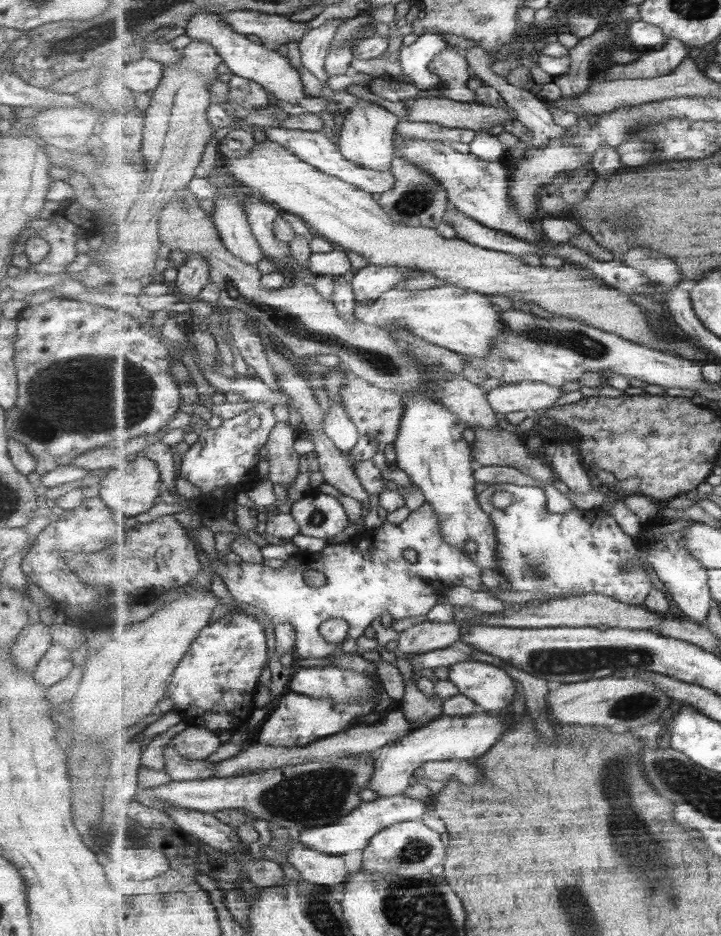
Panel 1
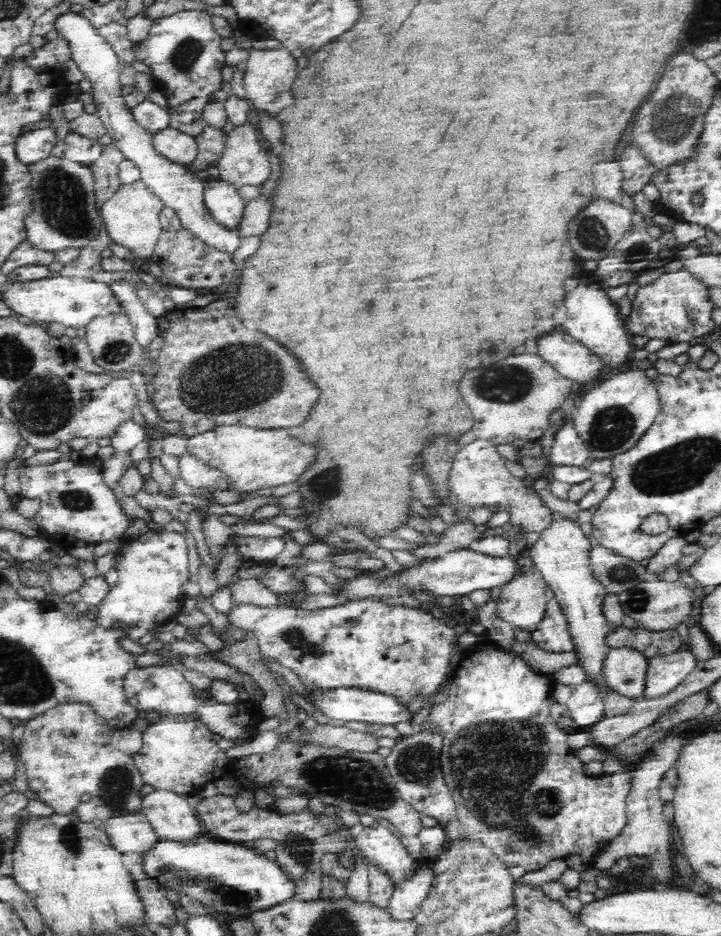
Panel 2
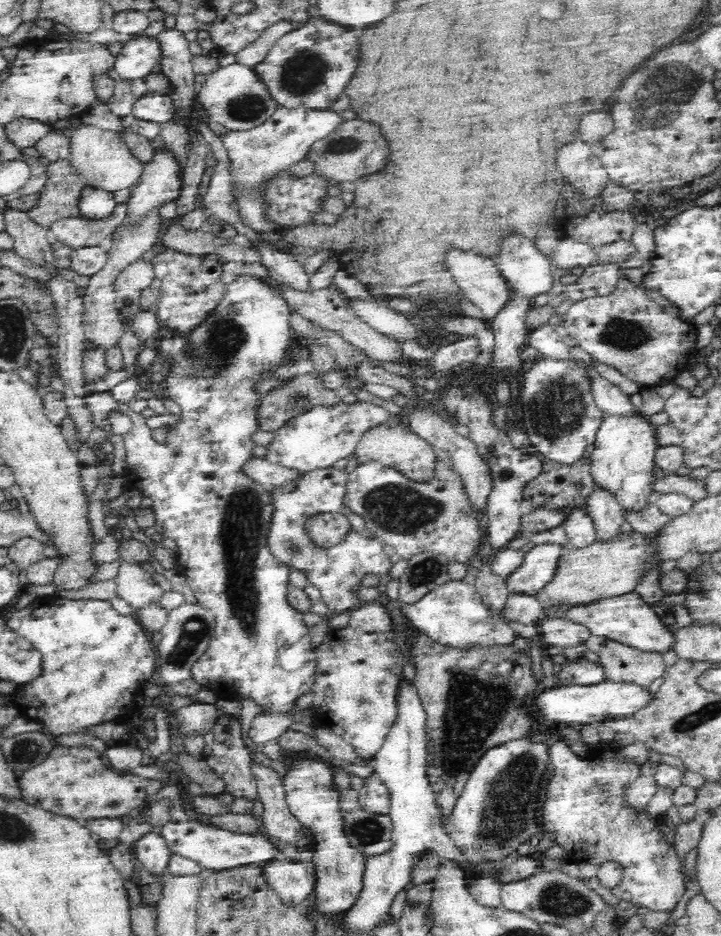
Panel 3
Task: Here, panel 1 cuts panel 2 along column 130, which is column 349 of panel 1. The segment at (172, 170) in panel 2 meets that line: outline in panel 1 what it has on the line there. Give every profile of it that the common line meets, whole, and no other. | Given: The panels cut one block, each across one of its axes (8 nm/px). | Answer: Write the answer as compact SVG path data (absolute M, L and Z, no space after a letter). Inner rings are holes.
M359 99L342 122L340 131L340 149L344 157L359 166L373 171L388 172L391 170L396 154L396 128L400 118L369 100Z

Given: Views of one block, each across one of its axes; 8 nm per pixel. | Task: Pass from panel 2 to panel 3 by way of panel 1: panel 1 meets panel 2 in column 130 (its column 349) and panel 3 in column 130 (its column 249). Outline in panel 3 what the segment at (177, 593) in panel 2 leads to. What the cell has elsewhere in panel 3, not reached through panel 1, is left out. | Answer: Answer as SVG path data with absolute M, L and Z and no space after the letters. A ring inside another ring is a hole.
M122 561L117 573L113 580L118 585L118 597L130 606L138 609L161 600L164 590L142 565Z

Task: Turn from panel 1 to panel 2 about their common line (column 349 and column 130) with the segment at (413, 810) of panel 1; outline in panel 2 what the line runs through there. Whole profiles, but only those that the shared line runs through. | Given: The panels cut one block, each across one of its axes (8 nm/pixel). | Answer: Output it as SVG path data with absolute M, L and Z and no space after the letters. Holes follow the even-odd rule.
M141 812L113 816L105 822L103 829L106 831L112 847L122 854L134 852L134 854L144 856L161 840Z

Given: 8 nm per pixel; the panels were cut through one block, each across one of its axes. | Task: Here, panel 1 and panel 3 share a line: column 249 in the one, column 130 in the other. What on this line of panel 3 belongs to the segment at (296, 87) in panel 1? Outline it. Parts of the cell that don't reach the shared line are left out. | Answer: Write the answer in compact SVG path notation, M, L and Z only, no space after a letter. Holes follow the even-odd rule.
M144 36L132 37L132 40L122 43L122 50L115 56L114 71L120 79L135 80L152 73L152 69L160 63L162 45L157 37Z

